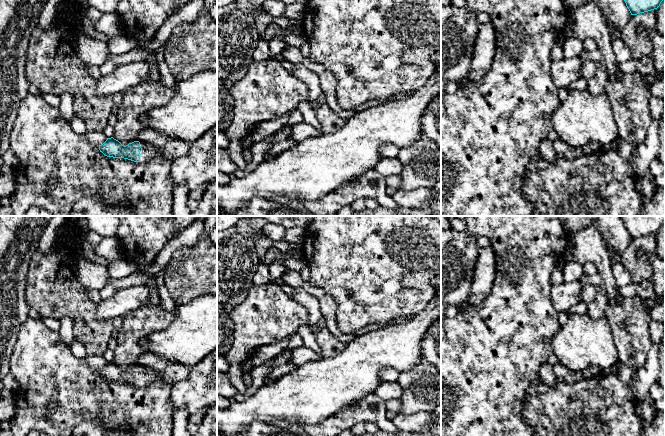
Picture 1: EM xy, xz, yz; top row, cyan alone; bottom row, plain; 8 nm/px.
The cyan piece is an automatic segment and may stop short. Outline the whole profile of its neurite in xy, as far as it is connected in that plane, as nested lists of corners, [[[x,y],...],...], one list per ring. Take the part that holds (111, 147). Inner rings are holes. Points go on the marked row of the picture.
[[[113,137],[99,145],[99,150],[107,157],[124,158],[134,162],[147,162],[150,158],[156,155],[163,156],[161,146],[154,146],[152,144],[134,141],[128,145],[122,145]]]

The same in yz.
[[[624,0],[631,15],[657,9],[663,0]]]

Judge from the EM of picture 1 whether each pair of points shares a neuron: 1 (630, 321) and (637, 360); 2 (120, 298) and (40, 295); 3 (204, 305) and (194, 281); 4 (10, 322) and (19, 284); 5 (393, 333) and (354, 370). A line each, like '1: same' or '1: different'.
1: same
2: different
3: different
4: same
5: same

